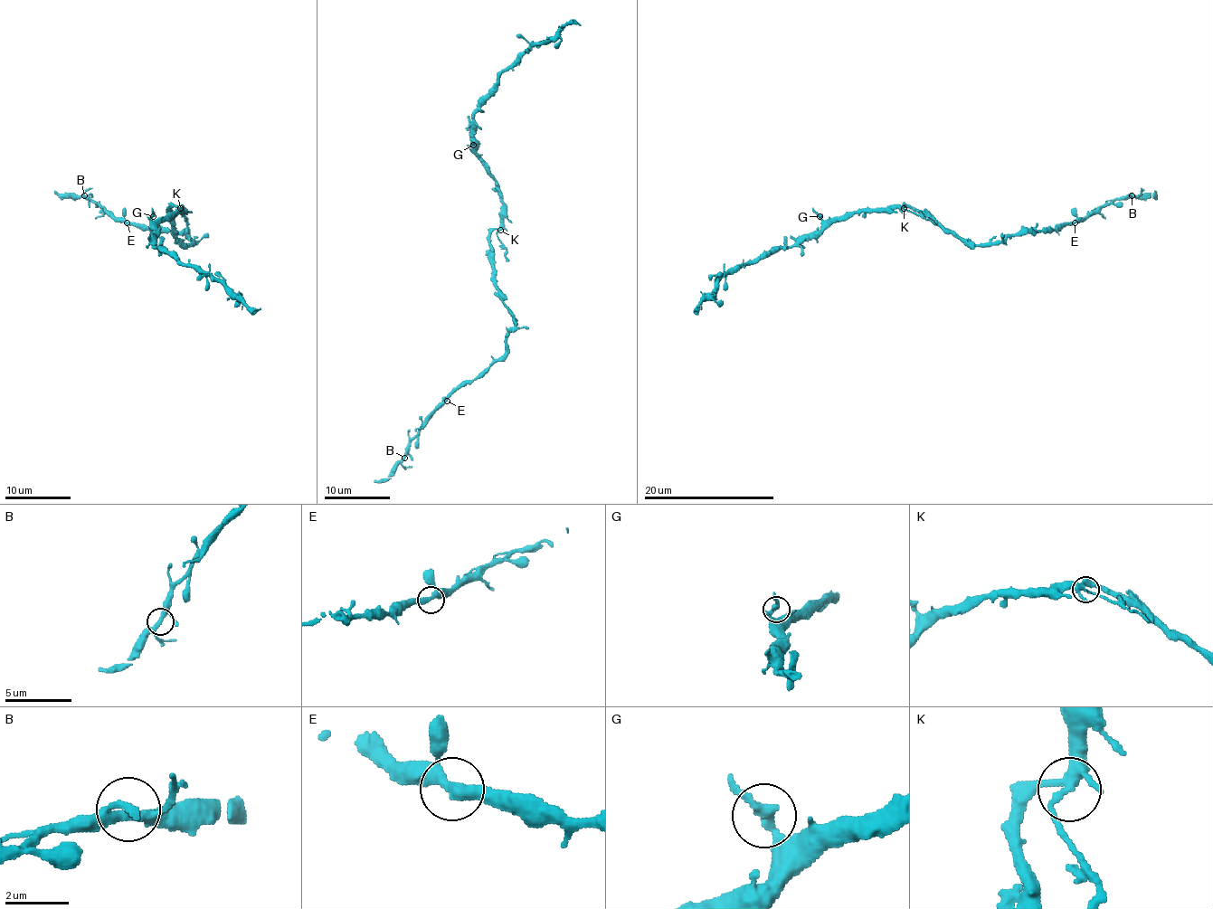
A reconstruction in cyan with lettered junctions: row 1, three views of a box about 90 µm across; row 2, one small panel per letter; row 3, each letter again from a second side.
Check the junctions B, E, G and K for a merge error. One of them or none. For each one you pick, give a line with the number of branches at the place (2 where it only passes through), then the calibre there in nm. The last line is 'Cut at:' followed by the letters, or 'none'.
K: 4 branches meet; 300 nm thick
Cut at: K

